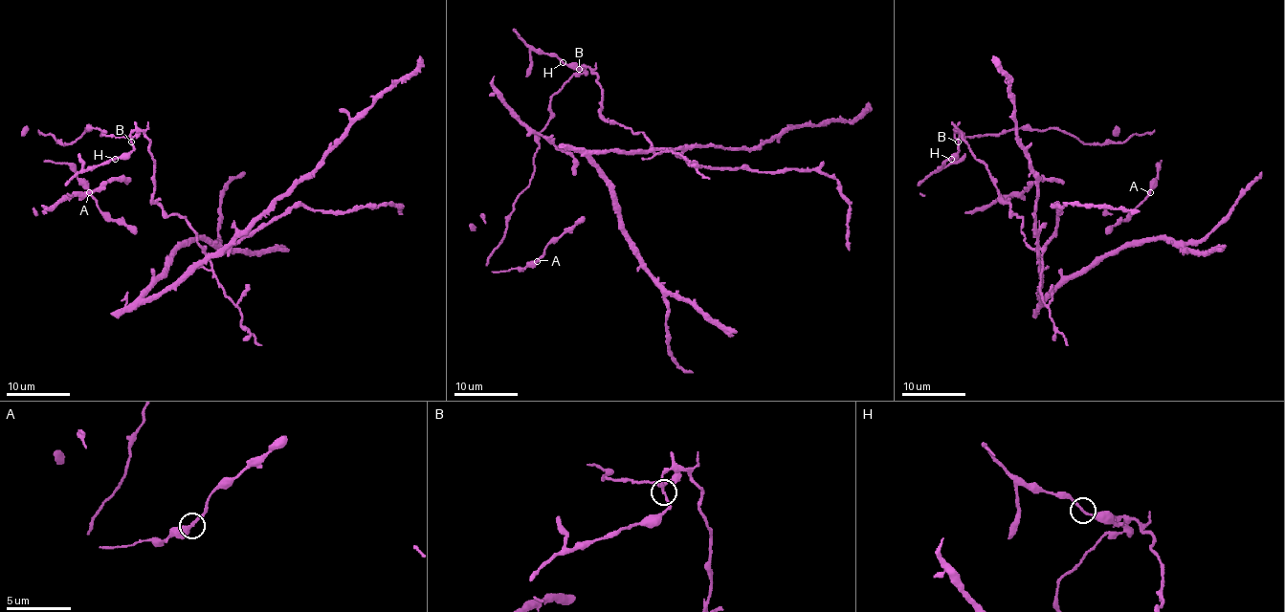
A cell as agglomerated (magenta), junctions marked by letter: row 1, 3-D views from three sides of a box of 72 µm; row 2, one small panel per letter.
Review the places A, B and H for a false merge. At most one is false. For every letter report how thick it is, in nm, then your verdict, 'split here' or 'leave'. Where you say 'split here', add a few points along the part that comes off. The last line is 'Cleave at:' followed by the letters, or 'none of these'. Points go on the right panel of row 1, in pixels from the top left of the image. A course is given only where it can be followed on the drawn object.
A: 240 nm | leave
B: 200 nm | split here | (958, 142), (956, 132), (986, 166), (997, 193), (1023, 221), (1024, 241), (1042, 259), (1040, 295), (1067, 344)
H: 200 nm | leave
Cleave at: B

